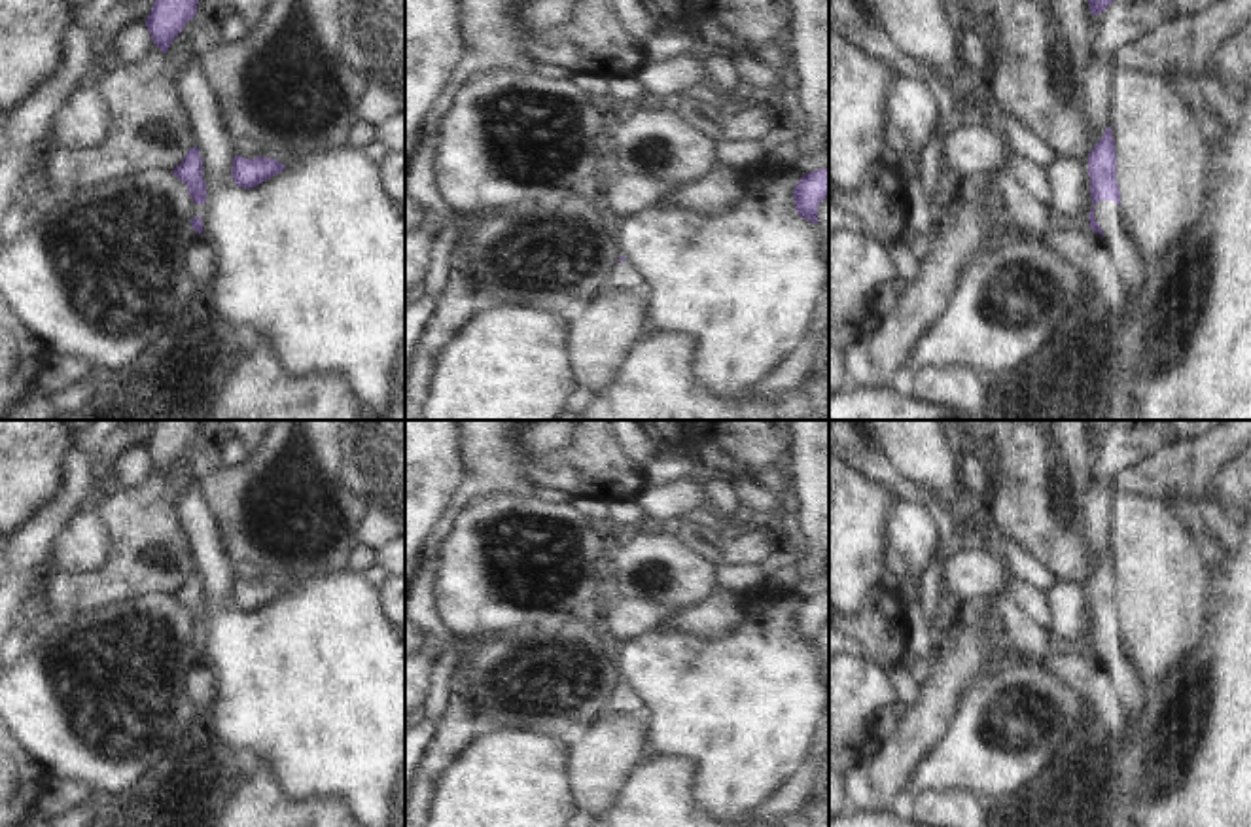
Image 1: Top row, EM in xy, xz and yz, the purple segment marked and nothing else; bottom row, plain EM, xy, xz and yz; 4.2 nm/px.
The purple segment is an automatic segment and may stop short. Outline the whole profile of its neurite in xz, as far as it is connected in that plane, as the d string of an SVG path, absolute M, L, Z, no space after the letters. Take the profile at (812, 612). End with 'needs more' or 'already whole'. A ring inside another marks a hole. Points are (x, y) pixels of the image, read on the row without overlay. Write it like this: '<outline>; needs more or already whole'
M829 590L802 598L793 613L797 638L818 647L818 630L825 621L829 621Z; already whole

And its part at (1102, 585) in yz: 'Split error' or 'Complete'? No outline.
Split error

